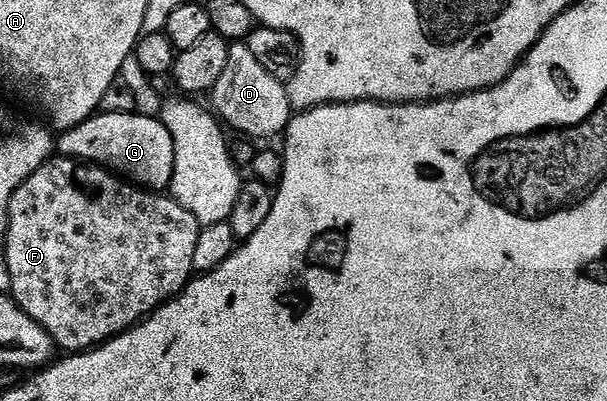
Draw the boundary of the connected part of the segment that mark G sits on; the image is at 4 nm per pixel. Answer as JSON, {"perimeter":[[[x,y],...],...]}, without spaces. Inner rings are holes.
{"perimeter":[[[134,111],[98,112],[79,123],[79,127],[64,130],[56,138],[55,149],[60,156],[71,157],[86,165],[99,165],[150,193],[164,194],[173,182],[175,143],[171,131],[167,131],[165,124],[156,117],[144,117]]]}

